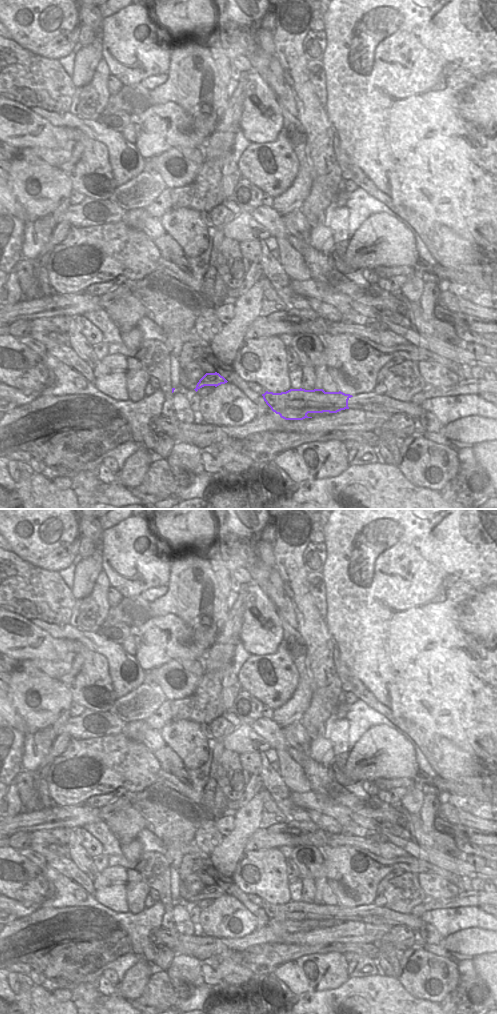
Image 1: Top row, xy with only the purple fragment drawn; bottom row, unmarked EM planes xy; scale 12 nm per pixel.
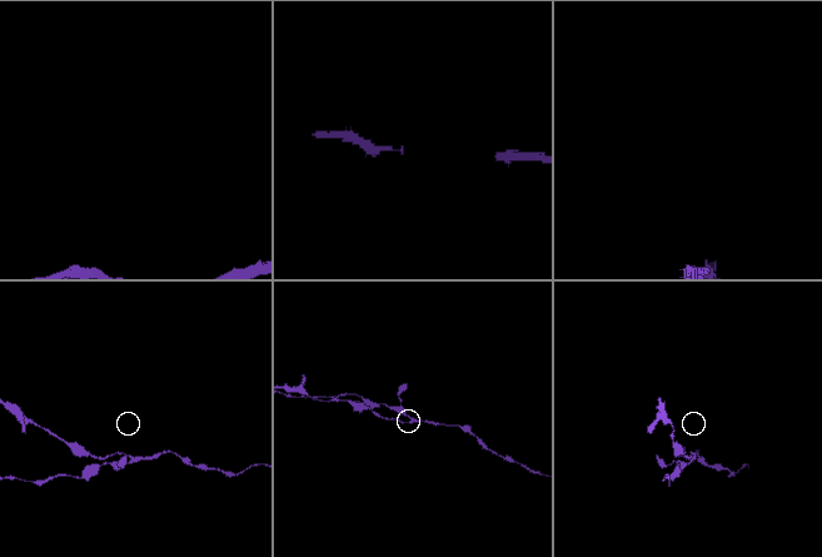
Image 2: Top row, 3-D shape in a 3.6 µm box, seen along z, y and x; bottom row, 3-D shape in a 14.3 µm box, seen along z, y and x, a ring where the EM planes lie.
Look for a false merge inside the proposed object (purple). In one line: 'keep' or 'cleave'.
cleave

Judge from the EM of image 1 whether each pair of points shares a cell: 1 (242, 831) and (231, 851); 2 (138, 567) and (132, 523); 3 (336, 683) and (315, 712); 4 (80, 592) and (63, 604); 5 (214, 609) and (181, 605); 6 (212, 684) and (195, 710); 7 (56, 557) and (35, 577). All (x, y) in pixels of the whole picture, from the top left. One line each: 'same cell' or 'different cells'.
1: same cell
2: same cell
3: same cell
4: different cells
5: same cell
6: same cell
7: different cells

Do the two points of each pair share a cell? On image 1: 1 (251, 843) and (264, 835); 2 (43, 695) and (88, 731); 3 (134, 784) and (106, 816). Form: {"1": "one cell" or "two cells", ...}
{"1": "one cell", "2": "two cells", "3": "two cells"}

